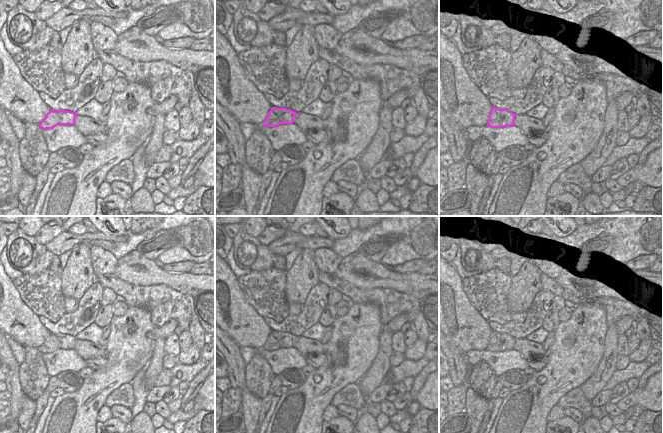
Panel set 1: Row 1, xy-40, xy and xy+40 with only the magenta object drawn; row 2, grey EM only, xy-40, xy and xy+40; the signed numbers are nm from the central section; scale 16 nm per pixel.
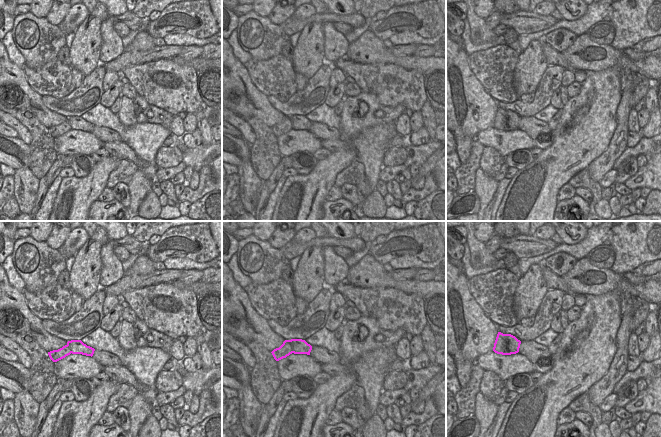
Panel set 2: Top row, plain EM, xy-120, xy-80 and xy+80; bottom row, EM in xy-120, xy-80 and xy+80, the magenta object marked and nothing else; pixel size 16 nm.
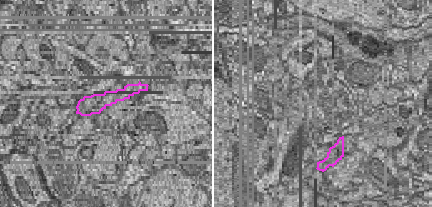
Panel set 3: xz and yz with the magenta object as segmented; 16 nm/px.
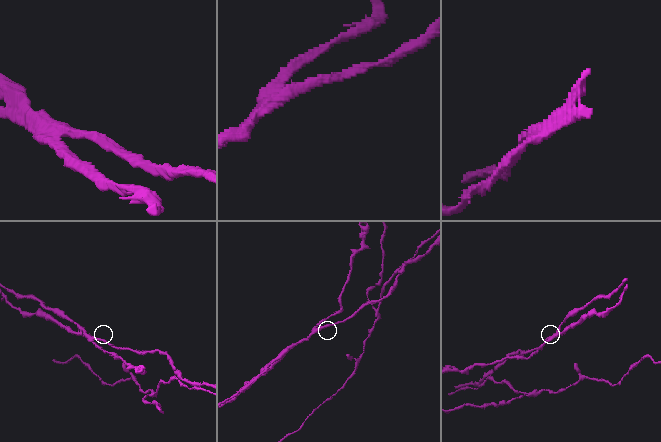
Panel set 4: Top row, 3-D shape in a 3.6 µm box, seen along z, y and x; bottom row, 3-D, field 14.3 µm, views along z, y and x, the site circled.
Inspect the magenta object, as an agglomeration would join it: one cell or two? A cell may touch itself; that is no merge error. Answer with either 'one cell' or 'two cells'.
two cells

